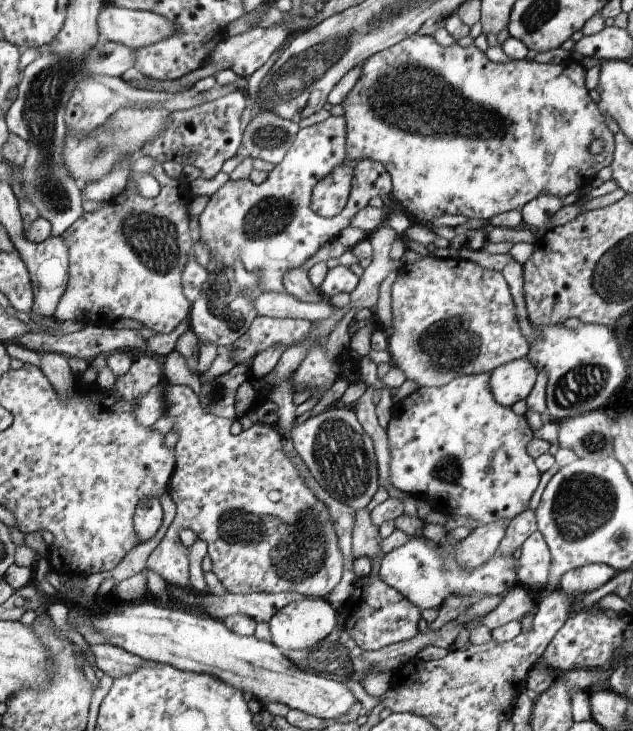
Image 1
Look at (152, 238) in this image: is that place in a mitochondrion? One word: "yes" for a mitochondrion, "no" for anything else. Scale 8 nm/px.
yes

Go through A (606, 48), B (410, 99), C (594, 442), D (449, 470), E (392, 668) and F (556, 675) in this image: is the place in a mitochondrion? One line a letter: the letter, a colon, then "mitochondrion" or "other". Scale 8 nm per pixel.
A: other
B: mitochondrion
C: mitochondrion
D: mitochondrion
E: other
F: other

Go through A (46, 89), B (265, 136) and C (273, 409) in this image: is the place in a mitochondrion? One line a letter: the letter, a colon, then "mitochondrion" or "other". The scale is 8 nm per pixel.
A: mitochondrion
B: mitochondrion
C: other

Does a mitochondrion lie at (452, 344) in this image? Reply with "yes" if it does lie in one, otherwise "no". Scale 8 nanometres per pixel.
yes

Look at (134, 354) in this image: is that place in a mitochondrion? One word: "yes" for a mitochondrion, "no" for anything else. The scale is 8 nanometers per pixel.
no

